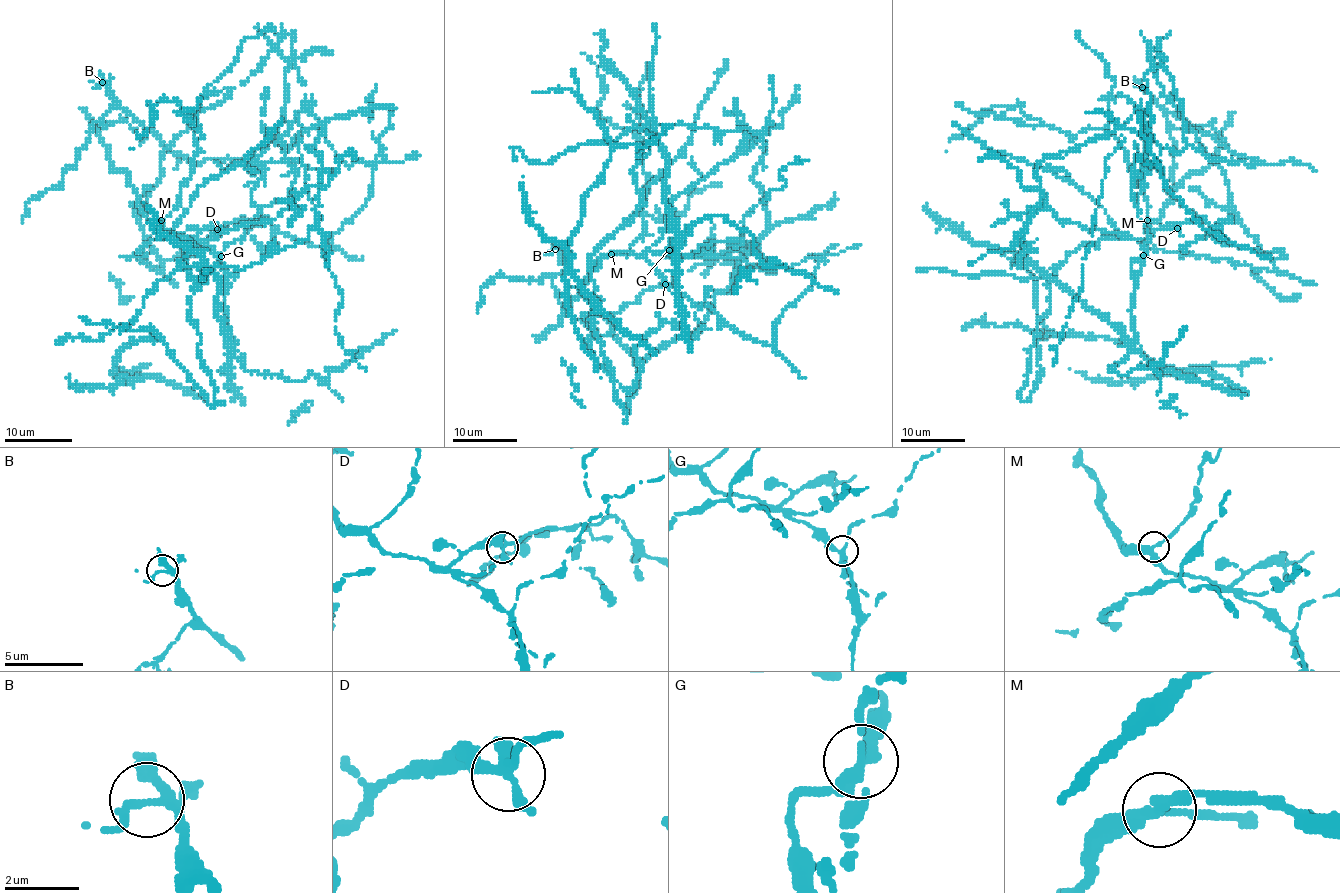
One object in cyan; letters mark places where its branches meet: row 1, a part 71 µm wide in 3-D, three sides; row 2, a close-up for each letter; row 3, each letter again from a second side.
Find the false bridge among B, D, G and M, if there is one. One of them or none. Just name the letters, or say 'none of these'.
G

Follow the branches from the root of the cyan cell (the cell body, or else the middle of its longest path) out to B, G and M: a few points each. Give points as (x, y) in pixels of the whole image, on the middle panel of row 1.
B: (765, 206), (767, 231), (739, 262), (730, 286), (715, 296), (705, 320), (642, 361), (619, 341), (555, 249)
G: (765, 206), (752, 177), (765, 146), (757, 132), (652, 124), (683, 242), (671, 237), (668, 250)
M: (765, 206), (752, 177), (765, 146), (757, 132), (652, 124), (666, 158), (665, 208), (683, 242), (611, 254)

